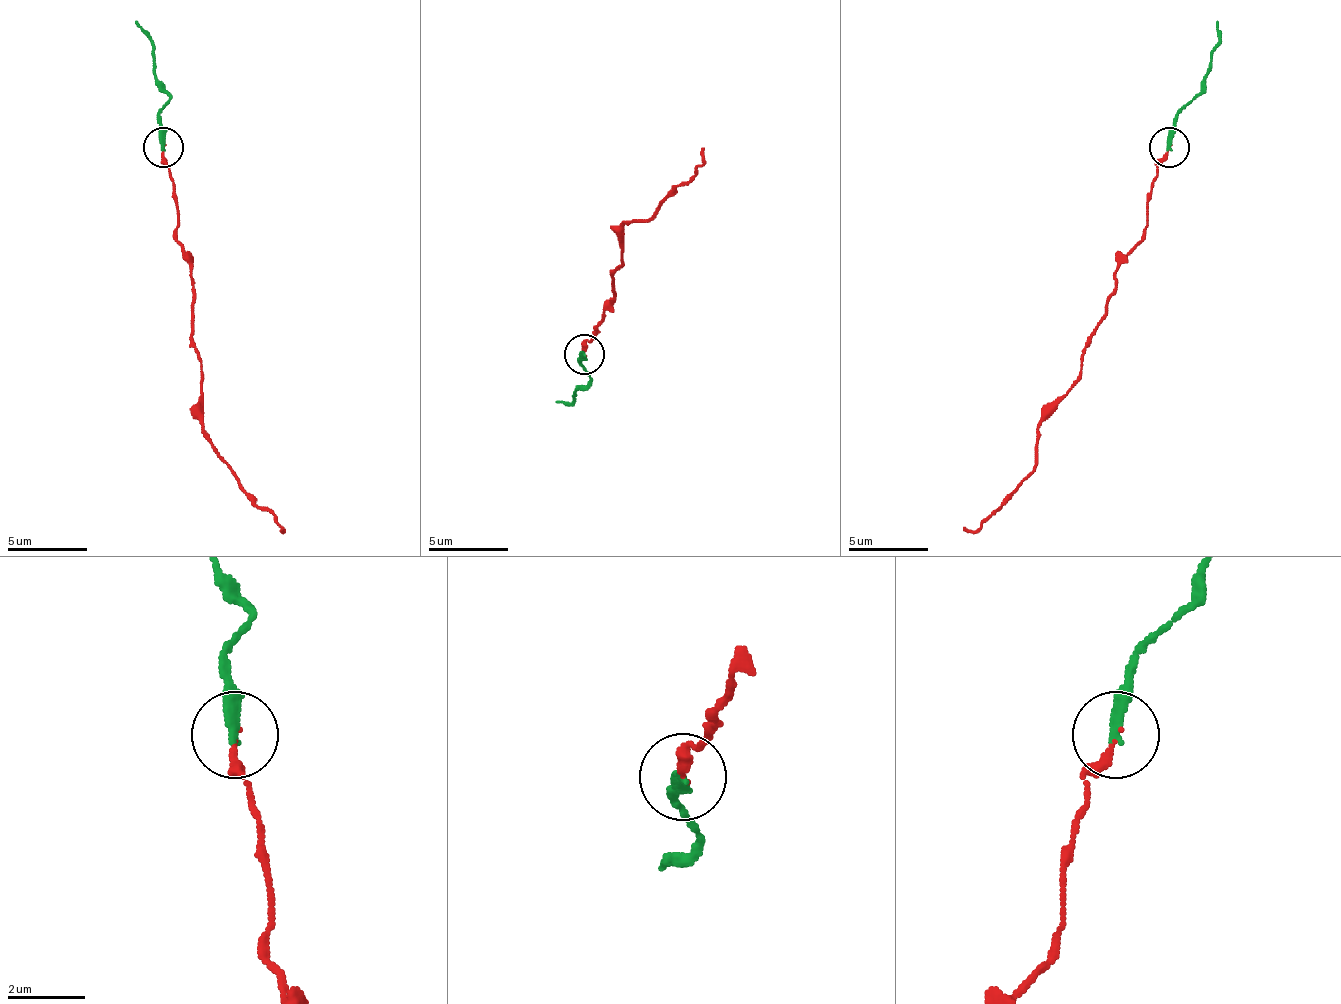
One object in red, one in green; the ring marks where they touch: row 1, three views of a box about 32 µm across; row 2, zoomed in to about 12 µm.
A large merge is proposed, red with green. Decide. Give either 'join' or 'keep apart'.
join

